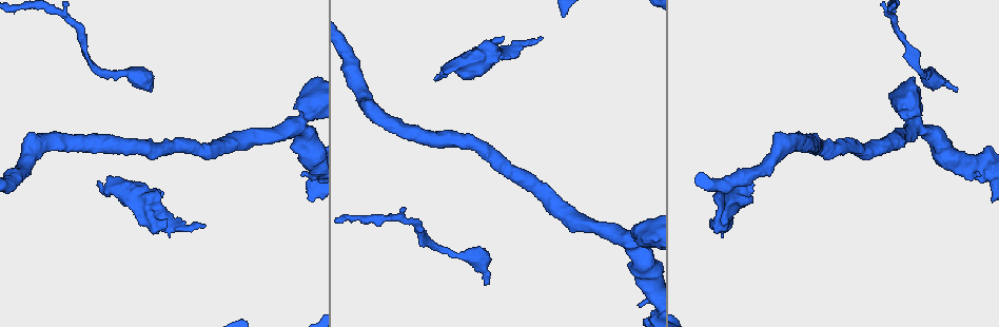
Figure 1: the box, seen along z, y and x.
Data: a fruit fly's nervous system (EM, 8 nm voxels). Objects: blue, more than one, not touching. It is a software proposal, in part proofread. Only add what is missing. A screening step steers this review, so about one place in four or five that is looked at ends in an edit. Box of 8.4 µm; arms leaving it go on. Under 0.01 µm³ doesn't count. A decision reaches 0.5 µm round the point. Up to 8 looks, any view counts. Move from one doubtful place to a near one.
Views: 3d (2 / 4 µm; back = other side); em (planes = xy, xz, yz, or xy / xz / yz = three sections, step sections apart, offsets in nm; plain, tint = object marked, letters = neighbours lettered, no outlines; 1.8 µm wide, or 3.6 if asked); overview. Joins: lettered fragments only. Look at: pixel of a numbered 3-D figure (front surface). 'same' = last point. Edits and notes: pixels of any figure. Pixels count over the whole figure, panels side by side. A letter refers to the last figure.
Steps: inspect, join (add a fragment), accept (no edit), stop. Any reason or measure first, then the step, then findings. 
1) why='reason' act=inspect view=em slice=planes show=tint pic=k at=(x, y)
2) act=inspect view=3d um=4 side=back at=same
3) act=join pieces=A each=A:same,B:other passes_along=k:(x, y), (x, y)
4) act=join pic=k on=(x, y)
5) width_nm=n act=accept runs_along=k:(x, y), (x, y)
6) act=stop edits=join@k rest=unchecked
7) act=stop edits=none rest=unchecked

why='thin end' act=inspect view=3d um=4 pic=1 at=(489, 283)

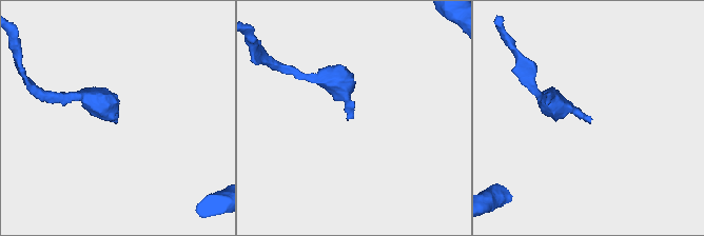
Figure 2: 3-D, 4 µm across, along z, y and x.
act=inspect view=em slice=planes show=plain pic=2 at=(589, 123)

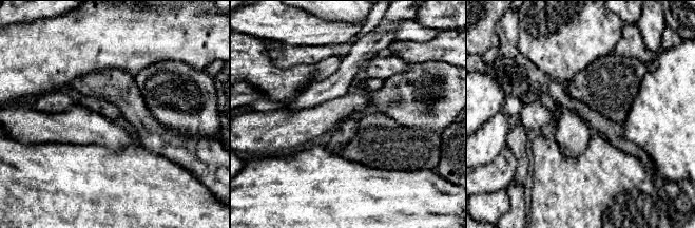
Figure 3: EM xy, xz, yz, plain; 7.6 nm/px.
why='see the neighbours' act=inspect view=em slice=planes show=letters at=same

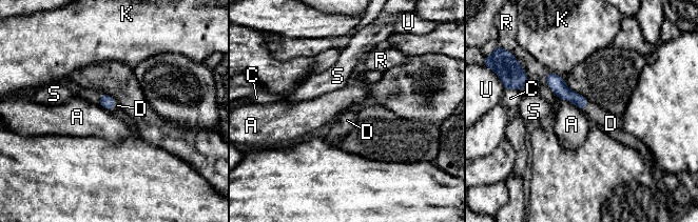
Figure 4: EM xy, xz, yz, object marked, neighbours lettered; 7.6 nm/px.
act=join pieces=D each=A:other,C:other,D:same,K:other,R:other,S:other,U:other passes_along=4:(559, 87), (586, 105), (611, 123) found='it goes on there'

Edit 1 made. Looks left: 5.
why='stops while still wide' act=inspect view=3d um=2 pic=1 at=(97, 184)

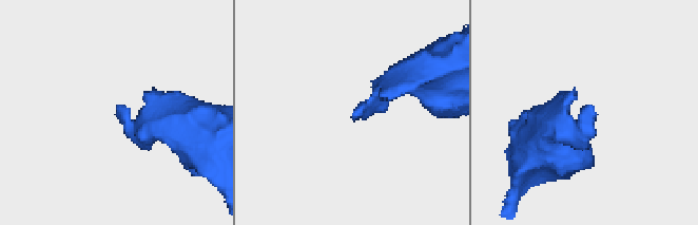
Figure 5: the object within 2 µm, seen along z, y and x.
why='need the tissue' act=inspect view=em slice=xy step=4 show=tint pic=5 at=(593, 109)

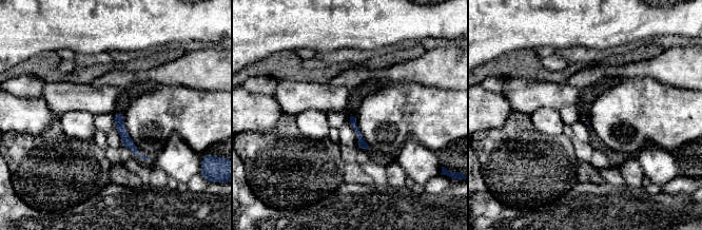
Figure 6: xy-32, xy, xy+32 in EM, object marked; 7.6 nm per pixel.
act=inspect view=em slice=planes show=letters at=same

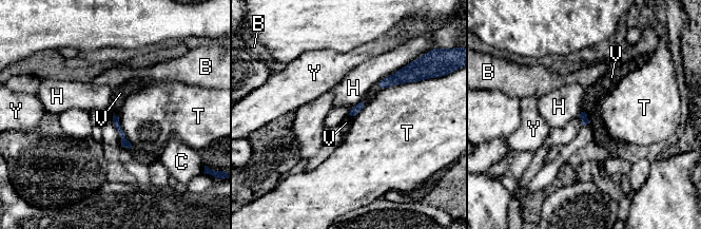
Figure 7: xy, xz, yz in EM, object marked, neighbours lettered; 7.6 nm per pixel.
longest_contact=T:300nm act=join pieces=V each=B:other,C:other,H:other,T:other,V:same,Y:other found='it goes on there'

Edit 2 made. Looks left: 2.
act=stop edits=join@4,join@7 rest=unchecked

